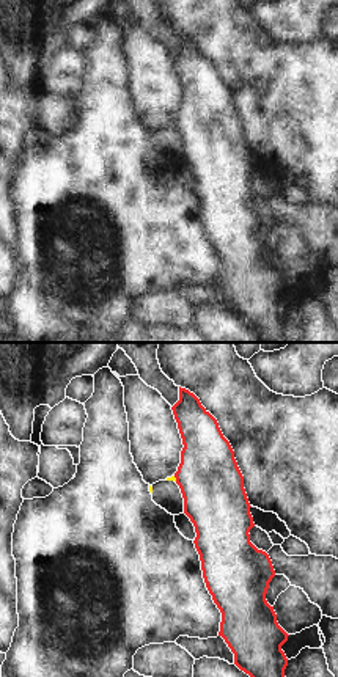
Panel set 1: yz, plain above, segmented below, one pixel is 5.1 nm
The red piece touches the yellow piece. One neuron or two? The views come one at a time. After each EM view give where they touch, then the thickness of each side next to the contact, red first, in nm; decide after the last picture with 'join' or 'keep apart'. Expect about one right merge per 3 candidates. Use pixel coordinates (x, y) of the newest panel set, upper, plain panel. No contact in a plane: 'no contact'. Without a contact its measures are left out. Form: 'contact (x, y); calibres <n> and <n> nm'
contact (176, 128); calibres 320 and 20 nm

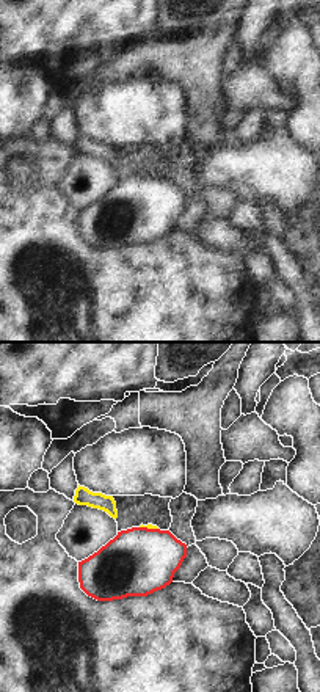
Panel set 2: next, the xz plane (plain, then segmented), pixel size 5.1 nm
contact (149, 178); calibres 360 and 30 nm

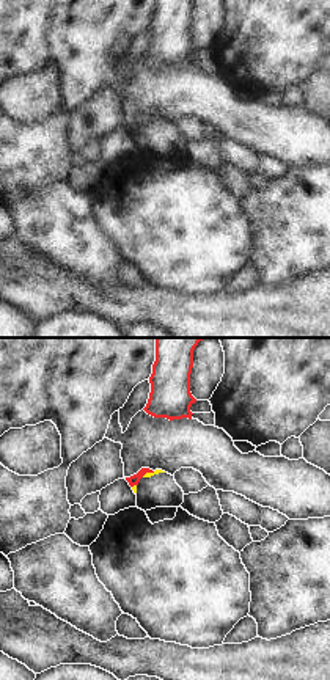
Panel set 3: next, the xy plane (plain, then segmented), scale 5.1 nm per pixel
contact (148, 120); calibres 50 and 30 nm

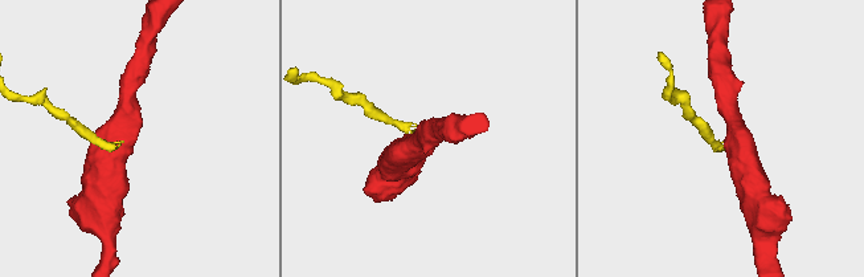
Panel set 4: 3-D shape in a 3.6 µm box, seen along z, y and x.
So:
keep apart

